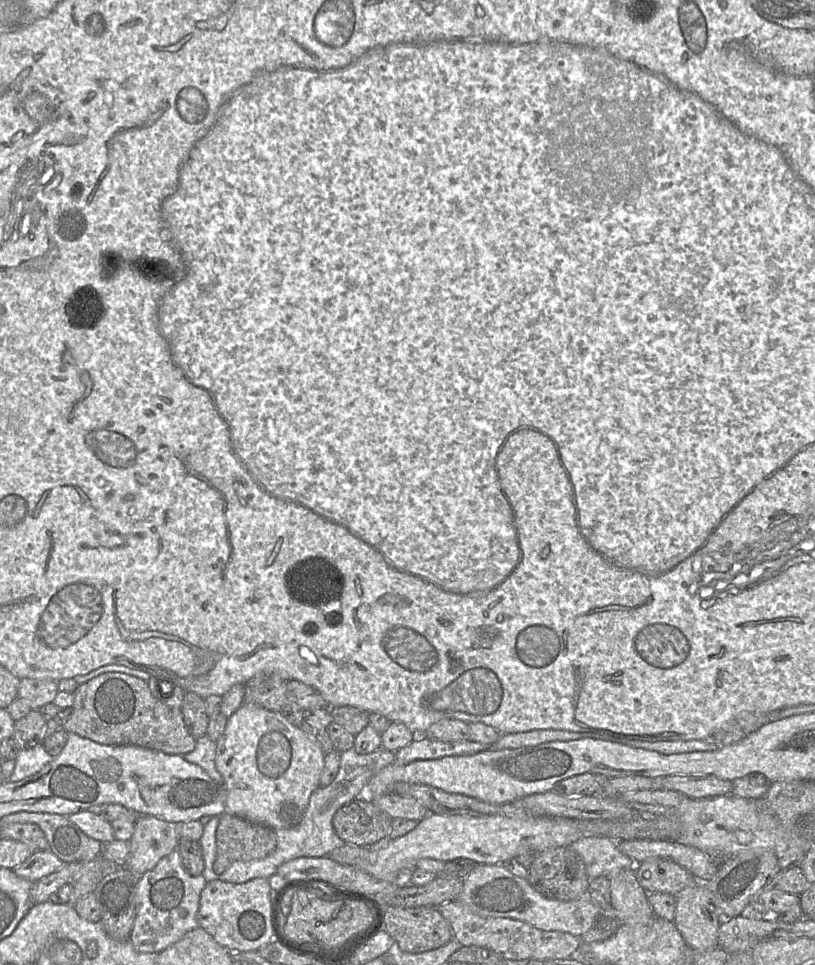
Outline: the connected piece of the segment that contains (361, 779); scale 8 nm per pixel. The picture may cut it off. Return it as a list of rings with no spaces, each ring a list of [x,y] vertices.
[[[353,747],[341,752],[340,765],[335,779],[326,787],[318,787],[311,794],[302,821],[291,829],[274,830],[277,836],[277,846],[275,850],[262,859],[234,862],[222,873],[215,873],[213,870],[213,863],[217,854],[216,830],[219,824],[219,816],[201,817],[199,821],[203,825],[203,833],[199,839],[199,843],[204,859],[202,875],[206,882],[221,880],[230,883],[245,883],[253,878],[269,879],[276,873],[281,864],[289,860],[299,857],[325,857],[333,850],[344,846],[346,843],[338,837],[332,825],[334,814],[344,804],[356,798],[363,797],[364,786],[369,779],[380,769],[393,764],[395,754],[396,752],[389,751],[382,747],[369,754],[359,754]]]

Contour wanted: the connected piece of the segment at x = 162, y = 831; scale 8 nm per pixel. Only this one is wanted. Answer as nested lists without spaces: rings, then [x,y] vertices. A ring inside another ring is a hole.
[[[139,815],[129,840],[130,856],[126,867],[136,877],[152,870],[157,863],[178,847],[176,823],[158,817]]]

